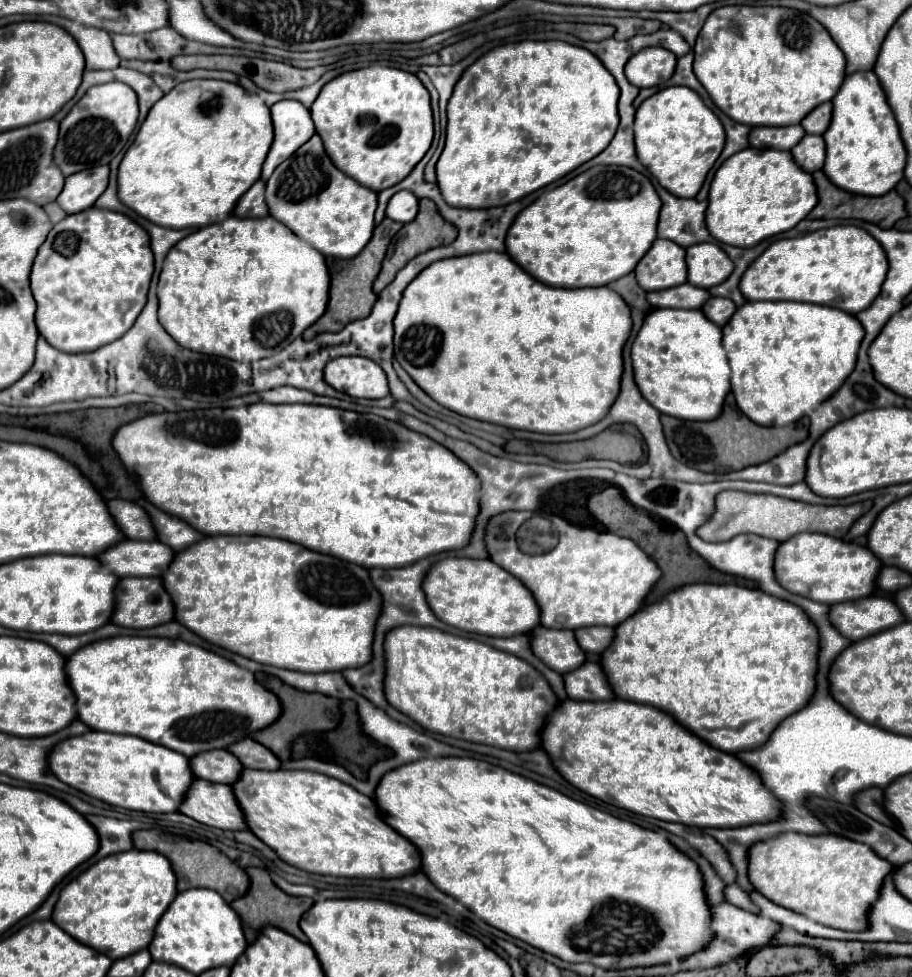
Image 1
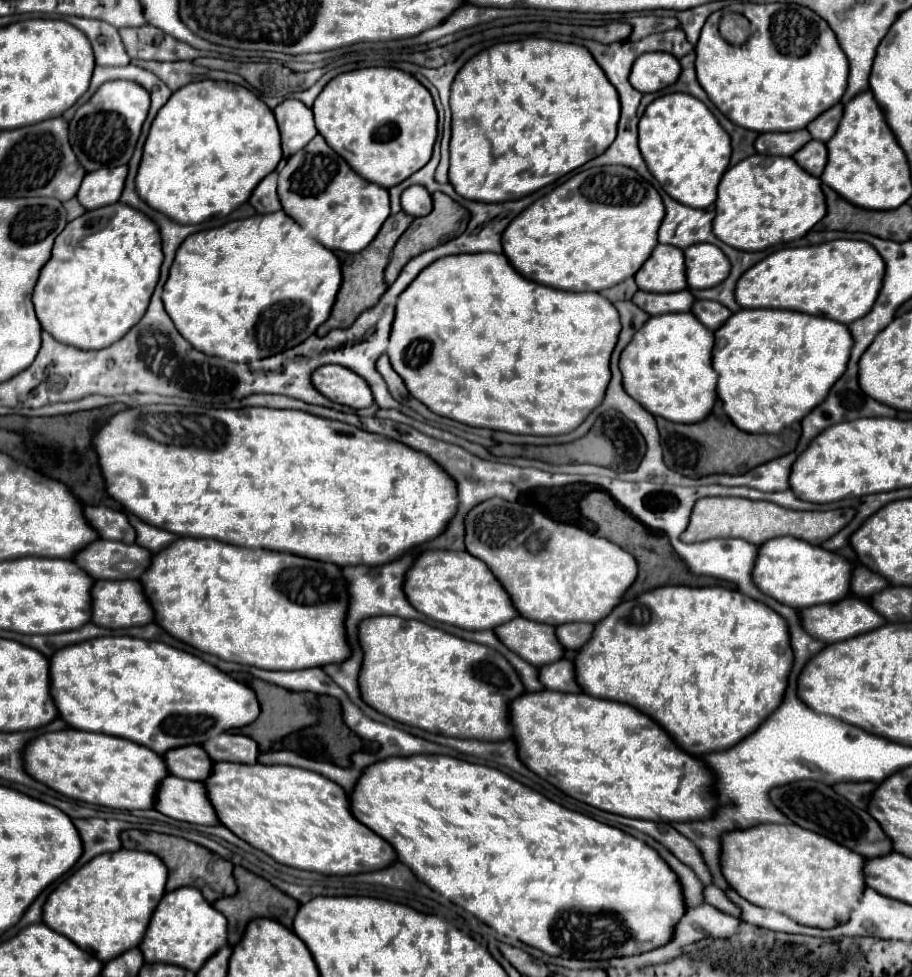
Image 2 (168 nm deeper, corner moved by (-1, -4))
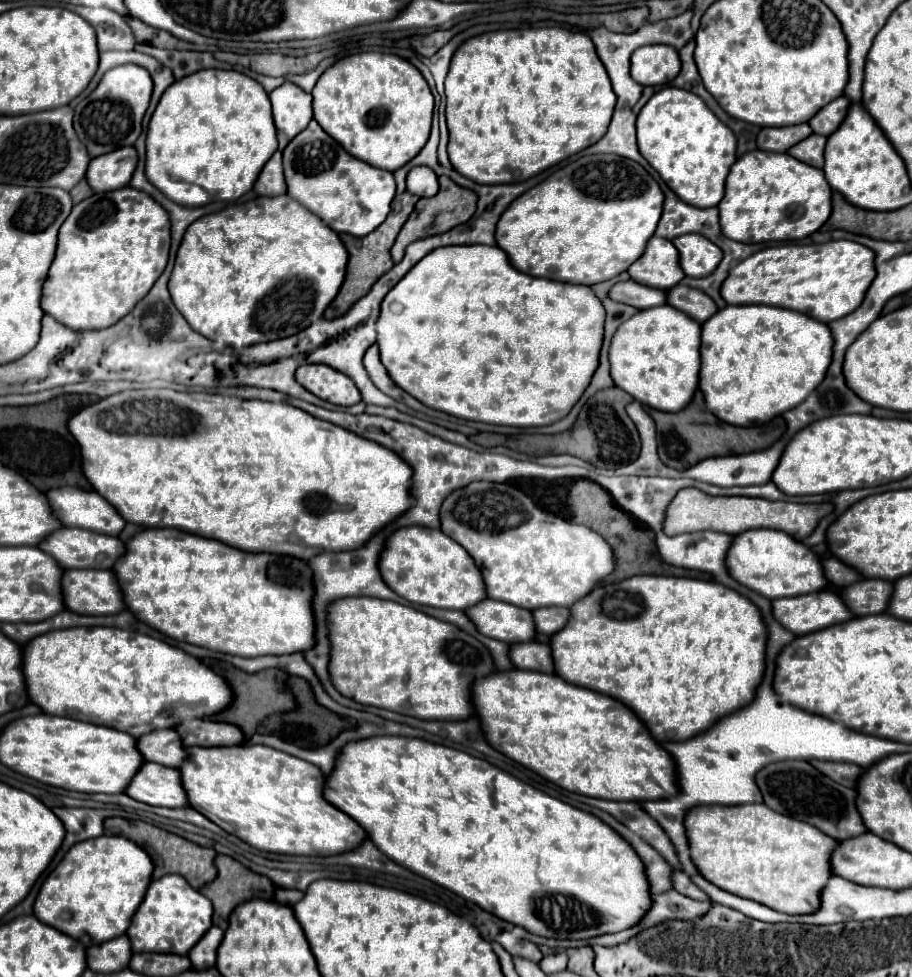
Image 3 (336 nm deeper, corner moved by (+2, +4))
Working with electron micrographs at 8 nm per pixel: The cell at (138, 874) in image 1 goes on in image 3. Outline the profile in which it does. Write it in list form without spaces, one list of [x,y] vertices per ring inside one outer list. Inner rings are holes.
[[[101,835],[99,839],[87,839],[85,843],[73,845],[69,853],[63,857],[63,861],[49,873],[35,899],[33,913],[39,921],[63,931],[65,935],[71,935],[85,947],[93,947],[111,941],[127,931],[151,883],[151,875],[153,875],[153,861],[147,855],[147,851],[143,851],[143,847],[139,847],[137,843],[125,837],[107,837],[107,835]]]

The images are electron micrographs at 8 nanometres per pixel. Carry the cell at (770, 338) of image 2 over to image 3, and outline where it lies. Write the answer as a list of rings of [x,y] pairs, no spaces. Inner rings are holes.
[[[727,305],[701,327],[699,389],[703,391],[707,407],[713,411],[713,415],[731,425],[751,427],[757,423],[767,423],[797,407],[823,381],[833,361],[835,341],[829,325],[799,311],[769,305]]]

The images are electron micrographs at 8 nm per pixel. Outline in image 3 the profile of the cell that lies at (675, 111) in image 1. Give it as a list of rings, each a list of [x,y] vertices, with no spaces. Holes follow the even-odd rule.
[[[677,87],[657,91],[637,115],[639,151],[661,179],[695,207],[715,207],[723,197],[725,177],[735,163],[735,135],[699,99]]]

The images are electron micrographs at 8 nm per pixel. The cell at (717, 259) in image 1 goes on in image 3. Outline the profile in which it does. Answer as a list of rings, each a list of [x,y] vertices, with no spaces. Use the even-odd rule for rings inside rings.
[[[687,233],[687,235],[673,239],[673,243],[679,251],[681,267],[683,267],[685,275],[689,275],[689,277],[705,277],[705,275],[713,273],[723,257],[719,247],[713,245],[703,235]]]

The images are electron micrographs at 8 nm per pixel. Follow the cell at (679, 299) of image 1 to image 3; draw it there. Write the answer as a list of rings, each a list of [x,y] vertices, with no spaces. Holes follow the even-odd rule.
[[[625,281],[625,283],[615,283],[609,291],[609,297],[613,301],[633,305],[635,309],[647,309],[647,307],[657,307],[667,303],[667,291],[647,287],[635,281]]]

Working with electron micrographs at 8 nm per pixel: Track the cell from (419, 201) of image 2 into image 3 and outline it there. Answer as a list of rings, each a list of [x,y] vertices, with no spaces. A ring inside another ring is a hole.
[[[415,167],[407,175],[407,191],[417,197],[433,197],[439,189],[437,175],[429,167]]]

